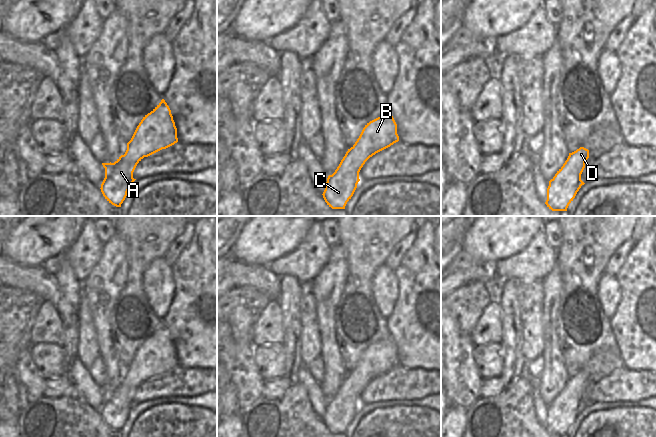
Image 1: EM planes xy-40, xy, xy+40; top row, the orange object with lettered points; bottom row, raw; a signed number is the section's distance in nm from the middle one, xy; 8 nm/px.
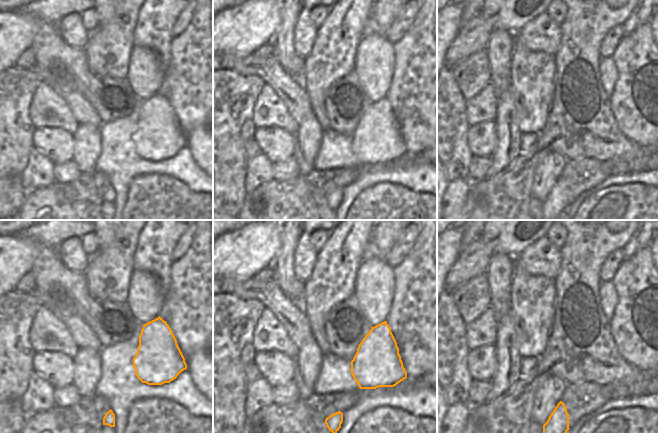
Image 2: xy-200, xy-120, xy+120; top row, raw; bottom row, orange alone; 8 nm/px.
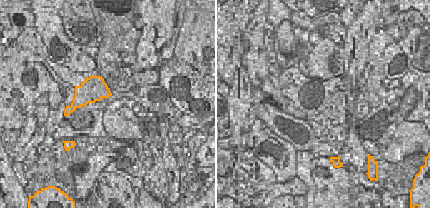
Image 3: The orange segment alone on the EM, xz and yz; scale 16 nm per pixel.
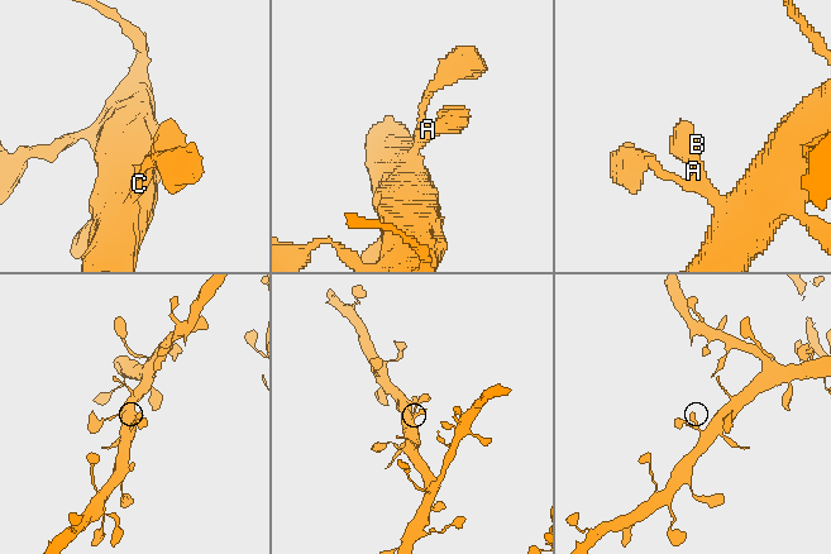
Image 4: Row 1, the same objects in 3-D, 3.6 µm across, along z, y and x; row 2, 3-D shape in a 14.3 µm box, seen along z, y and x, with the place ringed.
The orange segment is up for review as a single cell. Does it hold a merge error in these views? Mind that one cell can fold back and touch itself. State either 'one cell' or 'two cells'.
one cell

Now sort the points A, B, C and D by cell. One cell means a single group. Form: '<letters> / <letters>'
A B C D

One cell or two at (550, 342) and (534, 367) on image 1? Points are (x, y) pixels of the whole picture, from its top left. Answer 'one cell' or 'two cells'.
two cells

